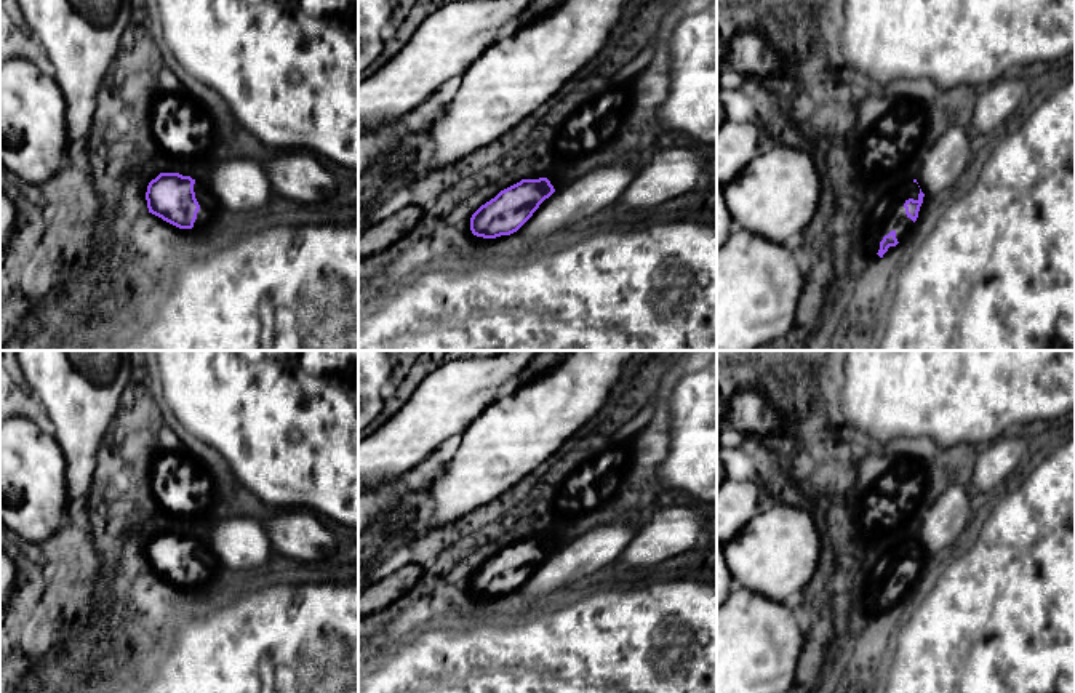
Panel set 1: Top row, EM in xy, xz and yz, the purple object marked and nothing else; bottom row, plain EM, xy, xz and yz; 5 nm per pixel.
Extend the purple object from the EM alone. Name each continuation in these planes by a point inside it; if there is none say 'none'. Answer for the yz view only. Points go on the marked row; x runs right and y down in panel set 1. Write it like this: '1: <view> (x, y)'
1: yz (895, 215)

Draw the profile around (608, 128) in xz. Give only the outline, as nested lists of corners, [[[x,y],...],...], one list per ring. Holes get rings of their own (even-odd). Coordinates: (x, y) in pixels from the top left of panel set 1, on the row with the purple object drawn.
[[[657,46],[643,70],[621,85],[609,85],[606,91],[590,98],[566,117],[544,160],[550,168],[547,179],[555,190],[573,184],[597,168],[641,160],[643,133],[657,125],[659,109],[670,91],[670,72],[664,59],[664,46]]]

